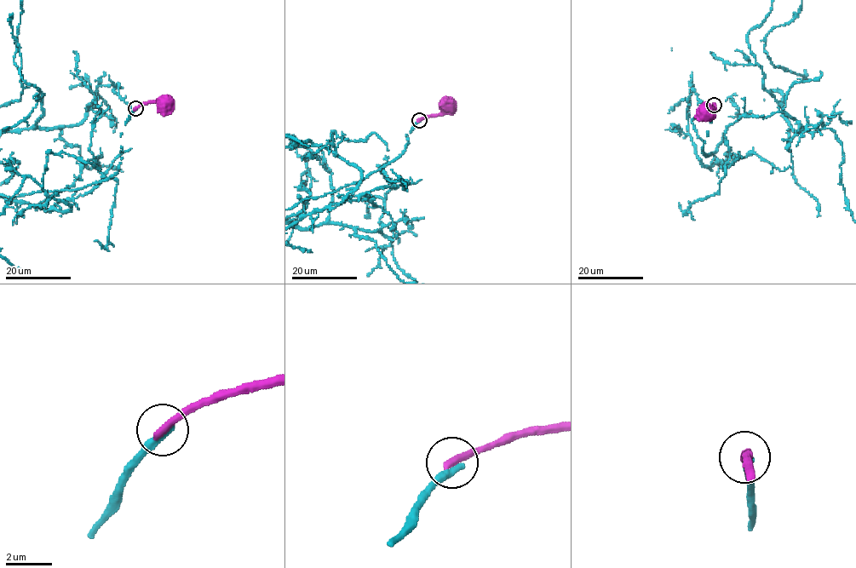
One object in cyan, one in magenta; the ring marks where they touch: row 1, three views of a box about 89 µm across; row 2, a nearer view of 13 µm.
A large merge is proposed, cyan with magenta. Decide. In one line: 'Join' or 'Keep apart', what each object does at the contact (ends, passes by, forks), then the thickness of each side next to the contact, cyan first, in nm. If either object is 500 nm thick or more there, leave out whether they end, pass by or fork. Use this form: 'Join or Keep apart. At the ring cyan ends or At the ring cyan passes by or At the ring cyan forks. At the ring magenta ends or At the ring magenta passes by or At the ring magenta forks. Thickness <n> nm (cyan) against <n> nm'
Keep apart. At the ring cyan ends. At the ring magenta ends. Thickness 340 nm (cyan) against 360 nm

